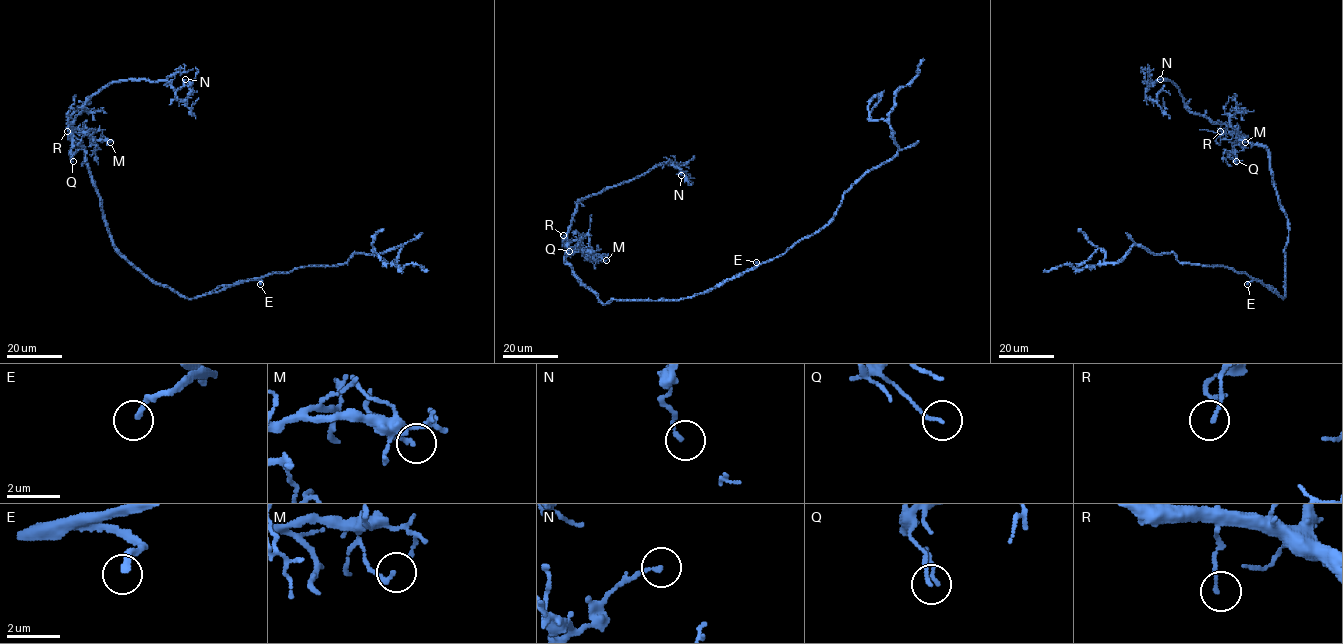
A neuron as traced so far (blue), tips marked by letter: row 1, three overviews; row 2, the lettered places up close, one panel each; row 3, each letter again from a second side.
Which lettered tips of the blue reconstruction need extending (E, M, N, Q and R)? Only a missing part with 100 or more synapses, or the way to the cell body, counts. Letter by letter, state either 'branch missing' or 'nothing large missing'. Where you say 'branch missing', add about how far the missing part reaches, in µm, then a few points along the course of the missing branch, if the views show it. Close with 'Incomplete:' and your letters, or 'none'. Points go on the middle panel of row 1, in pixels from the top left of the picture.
E: branch missing; about 25 µm are missing; missing branch runs (756, 262), (777, 263), (759, 274)
M: nothing large missing
N: nothing large missing
Q: nothing large missing
R: nothing large missing
Incomplete: E

